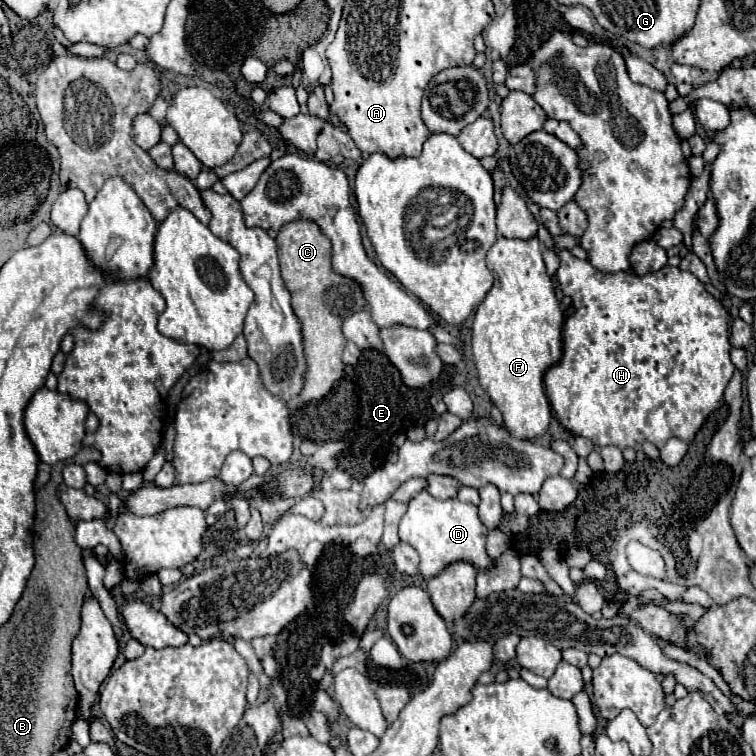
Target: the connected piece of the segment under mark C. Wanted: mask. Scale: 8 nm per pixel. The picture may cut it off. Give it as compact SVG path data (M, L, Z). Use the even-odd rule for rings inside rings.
M311 221L287 223L277 233L275 241L279 249L283 283L291 291L291 305L303 331L303 351L307 371L299 397L303 401L317 401L325 397L331 391L333 383L343 375L341 353L347 341L341 333L341 323L351 313L365 309L365 299L361 287L355 281L337 275L331 269L331 241L319 231L315 223ZM327 301L331 301L331 309Z

